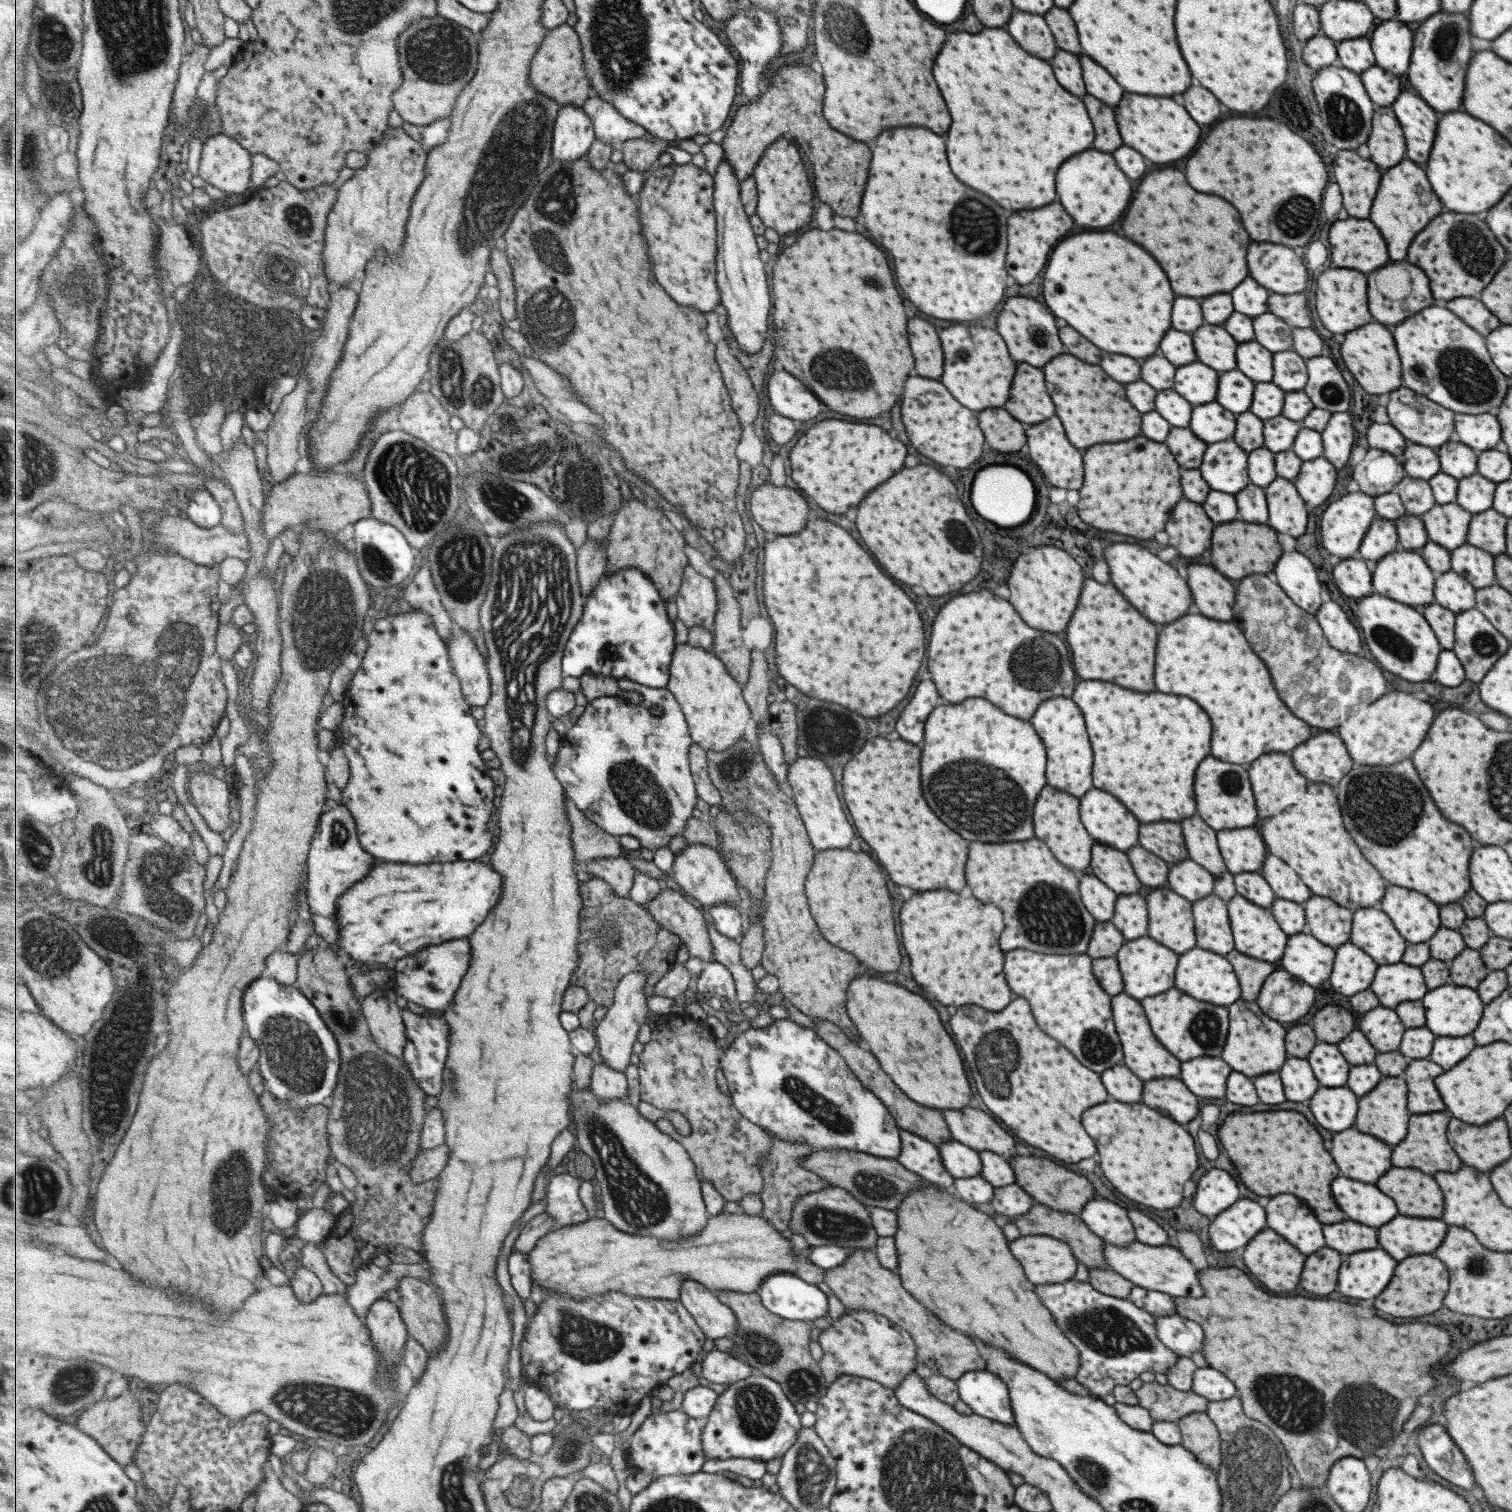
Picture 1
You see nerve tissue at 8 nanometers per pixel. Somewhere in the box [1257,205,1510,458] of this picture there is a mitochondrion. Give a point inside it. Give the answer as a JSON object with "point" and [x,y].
{"point":[1465,376]}

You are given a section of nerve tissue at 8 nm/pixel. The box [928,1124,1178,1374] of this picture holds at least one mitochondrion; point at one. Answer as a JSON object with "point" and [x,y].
{"point":[1106,1330]}

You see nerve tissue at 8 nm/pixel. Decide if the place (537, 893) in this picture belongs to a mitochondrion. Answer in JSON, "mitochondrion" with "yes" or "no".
{"mitochondrion":"no"}

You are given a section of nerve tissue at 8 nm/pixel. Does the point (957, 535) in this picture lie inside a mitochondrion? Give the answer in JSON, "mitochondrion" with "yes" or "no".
{"mitochondrion":"yes"}

